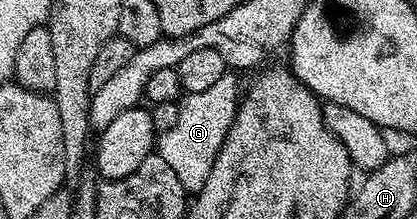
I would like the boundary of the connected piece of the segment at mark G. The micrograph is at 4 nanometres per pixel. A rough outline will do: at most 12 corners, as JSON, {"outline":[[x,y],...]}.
{"outline":[[234,74],[184,94],[158,153],[199,194],[242,97]]}

